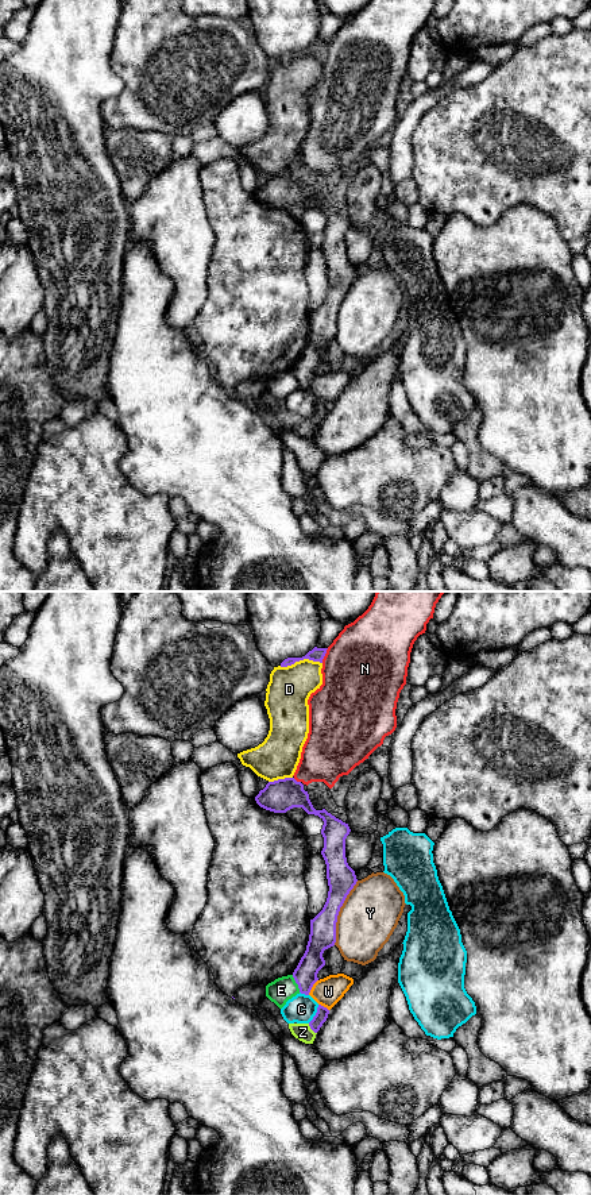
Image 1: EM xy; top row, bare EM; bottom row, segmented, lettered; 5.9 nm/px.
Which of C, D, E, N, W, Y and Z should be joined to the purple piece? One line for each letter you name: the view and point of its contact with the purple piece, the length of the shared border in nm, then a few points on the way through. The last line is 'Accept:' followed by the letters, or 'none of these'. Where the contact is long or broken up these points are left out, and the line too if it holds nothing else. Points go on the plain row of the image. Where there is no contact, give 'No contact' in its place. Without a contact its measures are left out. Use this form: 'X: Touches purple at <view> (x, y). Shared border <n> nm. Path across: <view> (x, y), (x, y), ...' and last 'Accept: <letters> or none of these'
Z: Touches purple at xy (312, 424). Shared border 80 nm. Path across: xy (321, 409), (312, 424), (302, 427)
Accept: Z

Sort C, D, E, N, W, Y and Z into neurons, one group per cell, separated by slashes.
C / D / E / N / W / Y / Z

